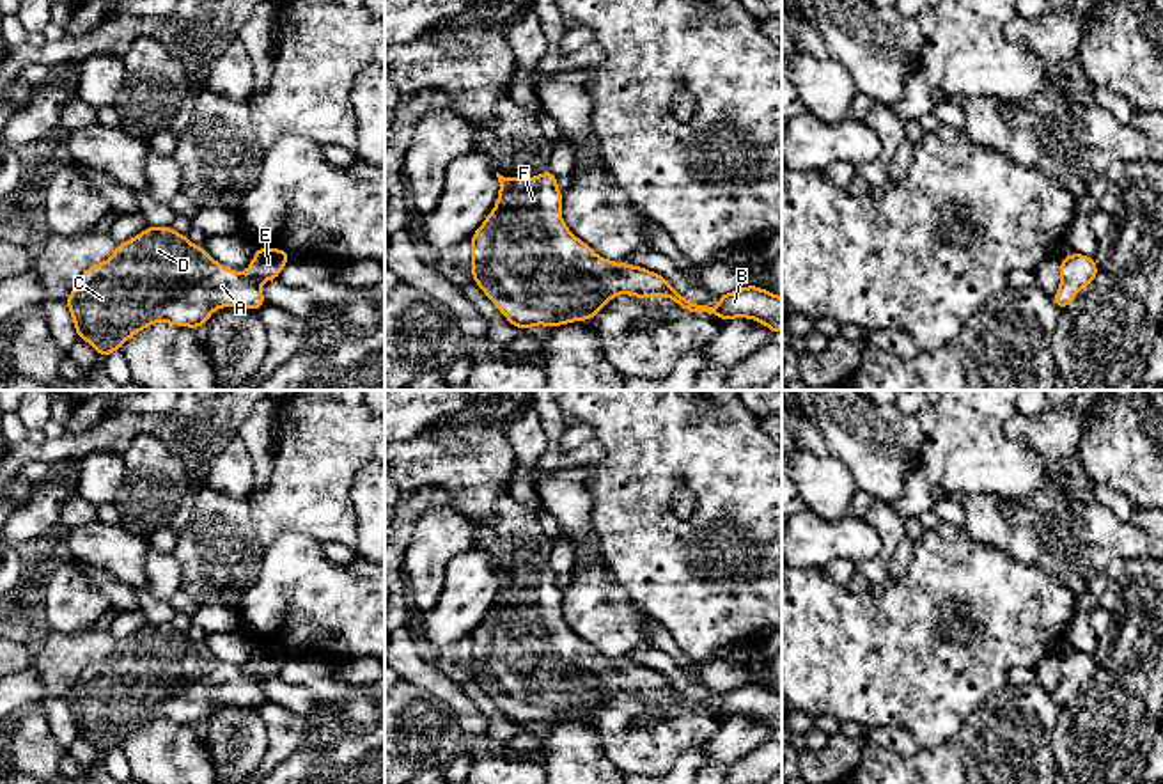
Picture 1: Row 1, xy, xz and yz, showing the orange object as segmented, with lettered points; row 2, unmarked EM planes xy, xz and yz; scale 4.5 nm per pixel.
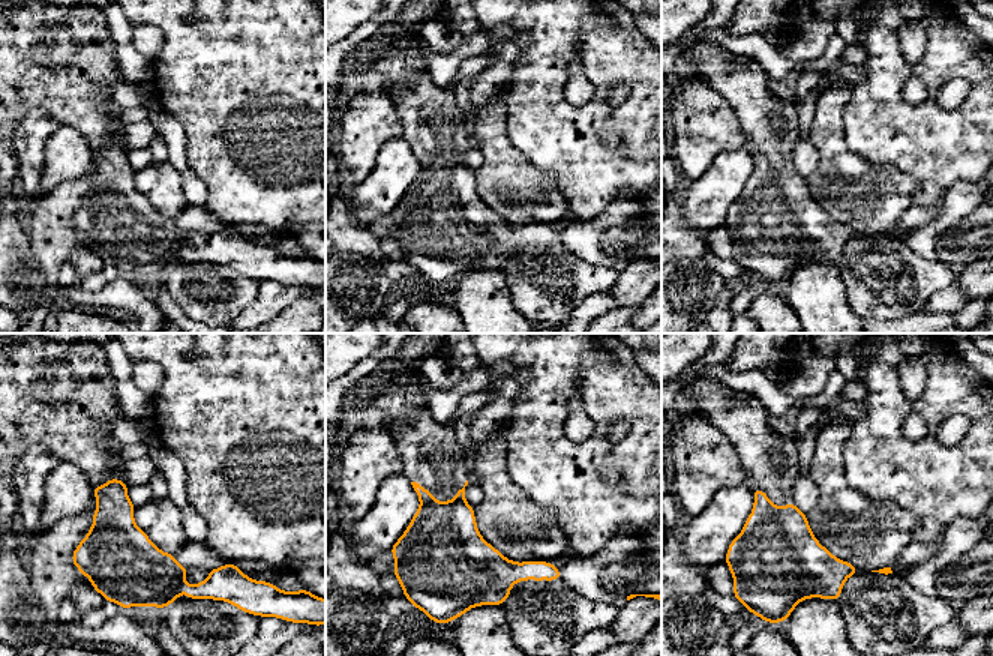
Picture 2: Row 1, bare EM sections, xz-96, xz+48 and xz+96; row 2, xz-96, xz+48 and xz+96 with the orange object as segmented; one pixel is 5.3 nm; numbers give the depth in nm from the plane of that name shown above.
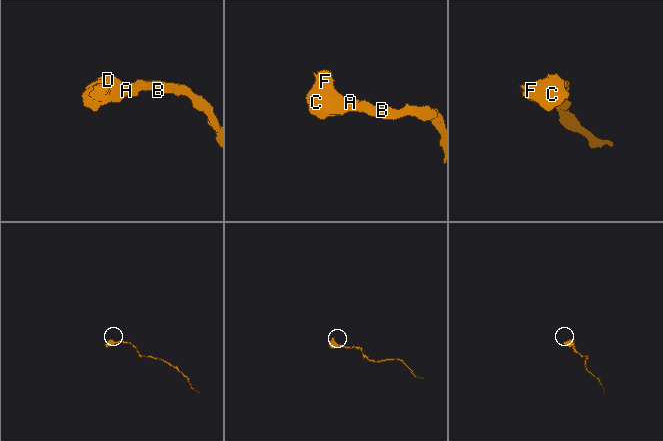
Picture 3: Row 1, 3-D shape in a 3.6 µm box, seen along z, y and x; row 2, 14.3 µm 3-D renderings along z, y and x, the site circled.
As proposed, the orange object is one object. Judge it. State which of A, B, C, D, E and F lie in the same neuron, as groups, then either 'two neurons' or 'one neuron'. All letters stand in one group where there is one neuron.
groups A B C D E F; one neuron

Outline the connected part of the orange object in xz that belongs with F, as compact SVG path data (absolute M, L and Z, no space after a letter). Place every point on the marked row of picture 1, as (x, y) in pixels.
M548 169L535 177L503 177L496 172L500 192L493 211L486 216L482 225L472 234L472 277L495 307L507 318L507 323L527 332L530 326L560 326L574 321L592 321L592 318L605 309L605 305L619 296L631 294L635 298L663 296L674 300L681 309L690 312L707 312L723 321L734 318L748 318L762 323L771 333L782 332L782 296L777 296L762 287L746 286L732 293L718 296L718 307L707 307L686 300L674 291L670 282L652 273L651 270L608 261L597 255L587 243L576 238L564 223L560 208L564 193L557 188L557 176Z

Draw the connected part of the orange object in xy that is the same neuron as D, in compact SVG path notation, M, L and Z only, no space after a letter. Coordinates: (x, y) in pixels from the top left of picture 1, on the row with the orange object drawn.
M170 225L145 227L138 236L124 243L117 243L115 252L101 264L87 268L78 278L74 289L67 296L76 335L89 342L101 358L121 349L121 346L152 323L170 323L176 326L200 328L209 316L220 307L254 309L259 310L266 298L259 289L262 282L278 278L291 254L280 248L255 248L246 271L239 275L216 263L209 252L193 245L188 236L176 232Z

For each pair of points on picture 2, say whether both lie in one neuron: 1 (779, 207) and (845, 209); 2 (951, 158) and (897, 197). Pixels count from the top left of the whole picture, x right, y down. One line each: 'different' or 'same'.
1: different
2: different

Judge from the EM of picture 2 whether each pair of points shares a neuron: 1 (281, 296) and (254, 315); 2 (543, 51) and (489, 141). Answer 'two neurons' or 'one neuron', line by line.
1: one neuron
2: two neurons

